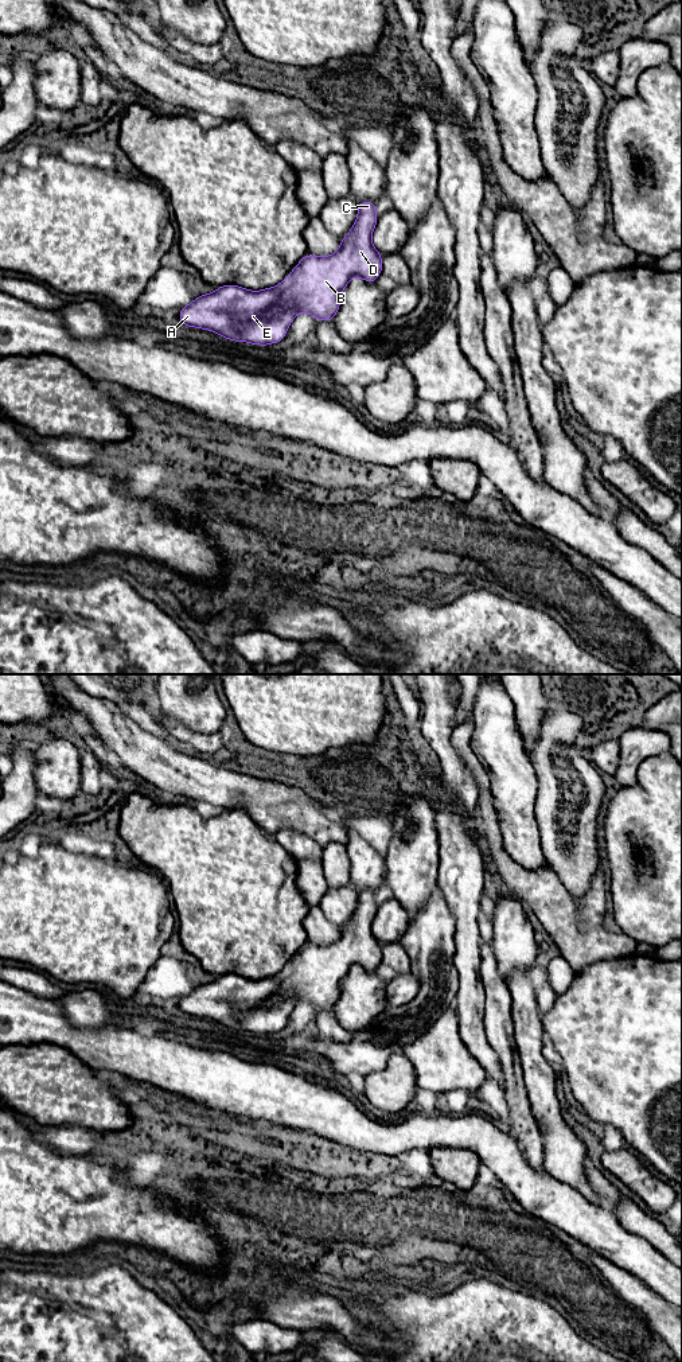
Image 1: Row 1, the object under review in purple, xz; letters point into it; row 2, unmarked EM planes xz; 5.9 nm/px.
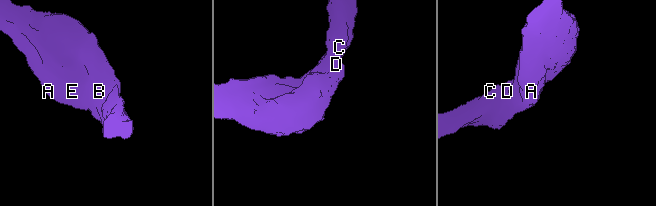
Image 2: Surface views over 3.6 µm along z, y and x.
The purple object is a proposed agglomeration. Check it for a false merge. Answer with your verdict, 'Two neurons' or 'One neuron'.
One neuron

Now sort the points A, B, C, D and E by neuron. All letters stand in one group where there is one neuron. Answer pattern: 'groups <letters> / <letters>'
groups A B C D E

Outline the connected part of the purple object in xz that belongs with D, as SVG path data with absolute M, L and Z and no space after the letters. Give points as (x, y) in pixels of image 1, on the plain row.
M358 892L358 904L350 921L340 930L339 938L331 945L305 943L280 973L261 980L227 973L214 981L200 984L179 1001L183 1015L210 1019L233 1031L268 1035L281 1031L297 1003L305 1001L317 1009L334 1011L340 996L343 978L355 965L366 972L375 972L382 962L382 943L374 937L371 923L378 903L375 892Z

